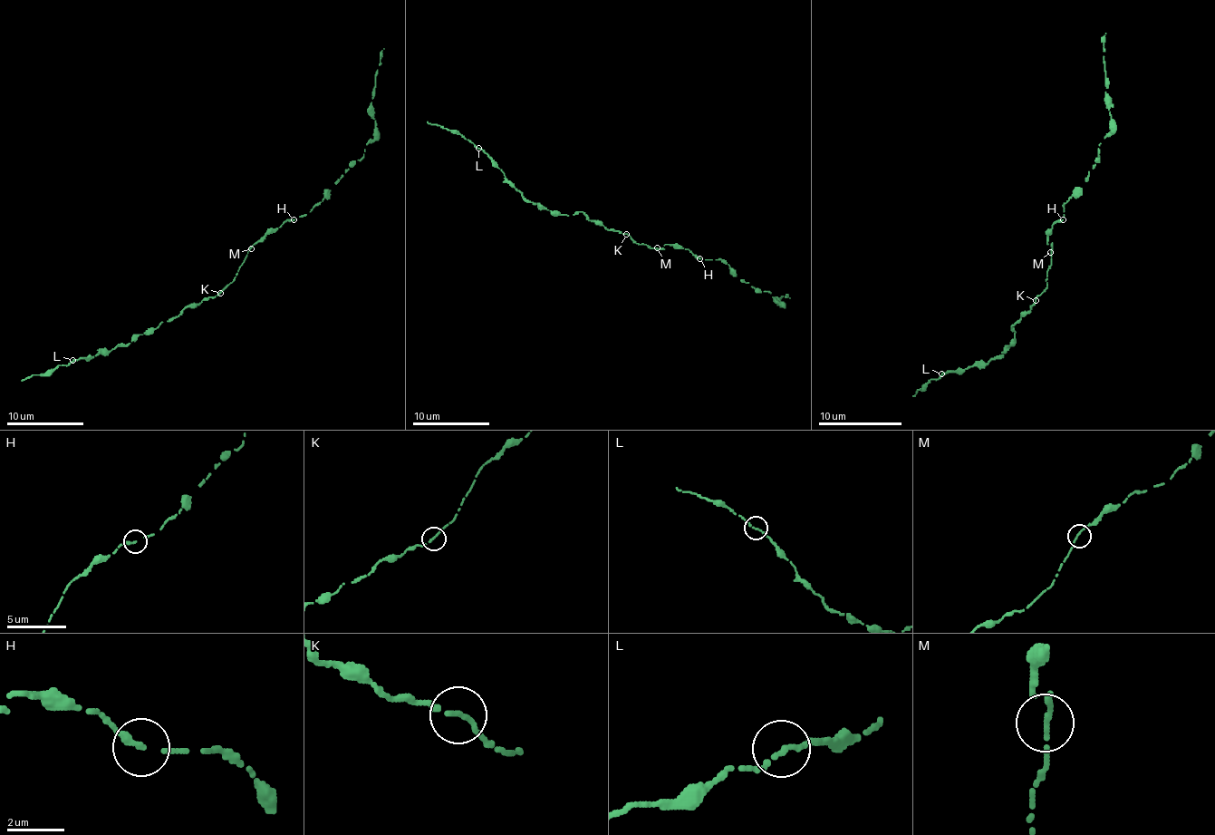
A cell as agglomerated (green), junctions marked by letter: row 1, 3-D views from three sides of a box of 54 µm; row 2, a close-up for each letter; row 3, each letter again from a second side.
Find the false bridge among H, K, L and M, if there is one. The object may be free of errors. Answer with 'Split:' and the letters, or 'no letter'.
Split: no letter

